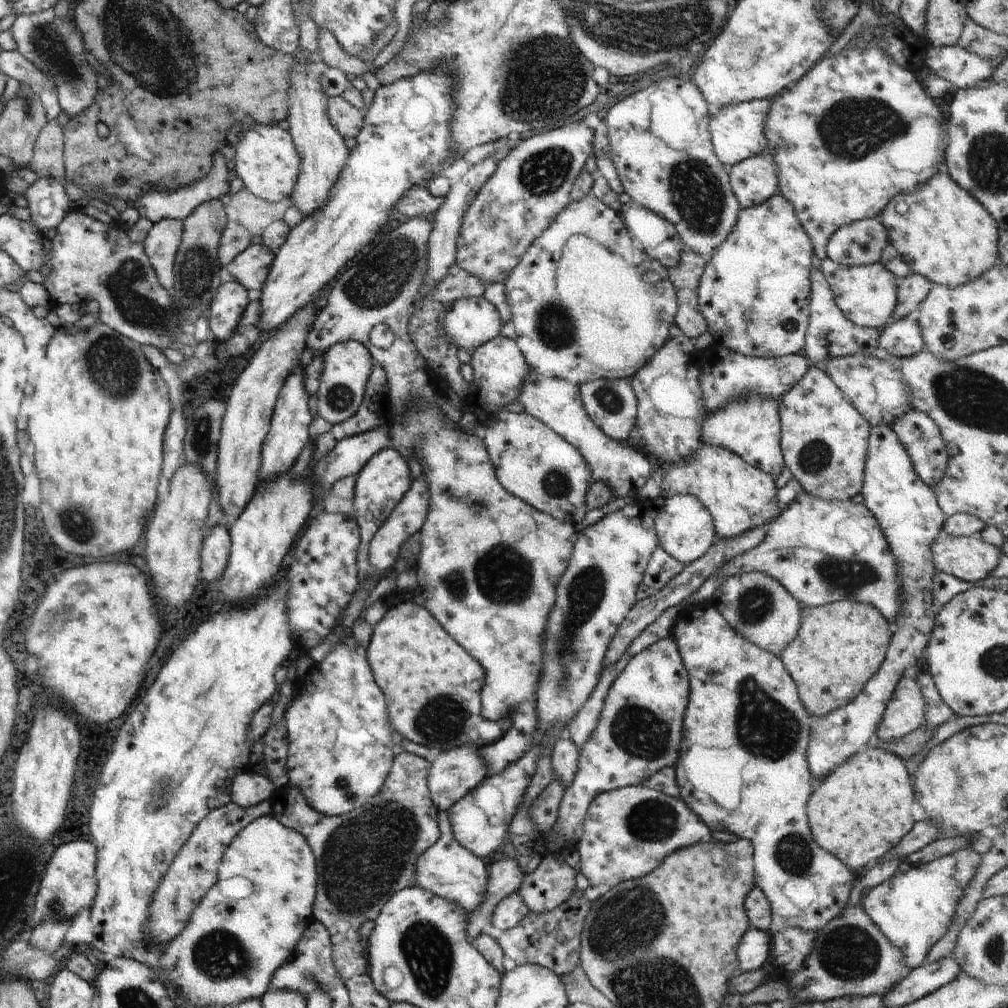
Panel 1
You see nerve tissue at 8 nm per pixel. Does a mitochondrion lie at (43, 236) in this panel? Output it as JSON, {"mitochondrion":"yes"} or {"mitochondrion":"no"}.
{"mitochondrion":"no"}

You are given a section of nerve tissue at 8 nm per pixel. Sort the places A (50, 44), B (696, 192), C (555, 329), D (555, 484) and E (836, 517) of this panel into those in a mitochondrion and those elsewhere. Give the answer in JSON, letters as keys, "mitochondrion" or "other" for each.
{"A":"mitochondrion","B":"mitochondrion","C":"mitochondrion","D":"mitochondrion","E":"other"}

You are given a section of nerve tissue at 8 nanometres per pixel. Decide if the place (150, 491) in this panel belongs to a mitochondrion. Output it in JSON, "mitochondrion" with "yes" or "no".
{"mitochondrion":"no"}

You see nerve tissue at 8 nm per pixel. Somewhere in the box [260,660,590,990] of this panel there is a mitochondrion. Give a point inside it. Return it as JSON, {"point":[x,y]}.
{"point":[362,860]}

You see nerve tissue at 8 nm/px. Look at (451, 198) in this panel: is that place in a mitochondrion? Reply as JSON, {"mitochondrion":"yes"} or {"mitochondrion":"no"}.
{"mitochondrion":"no"}

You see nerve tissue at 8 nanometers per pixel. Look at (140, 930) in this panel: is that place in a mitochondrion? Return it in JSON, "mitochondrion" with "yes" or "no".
{"mitochondrion":"no"}

